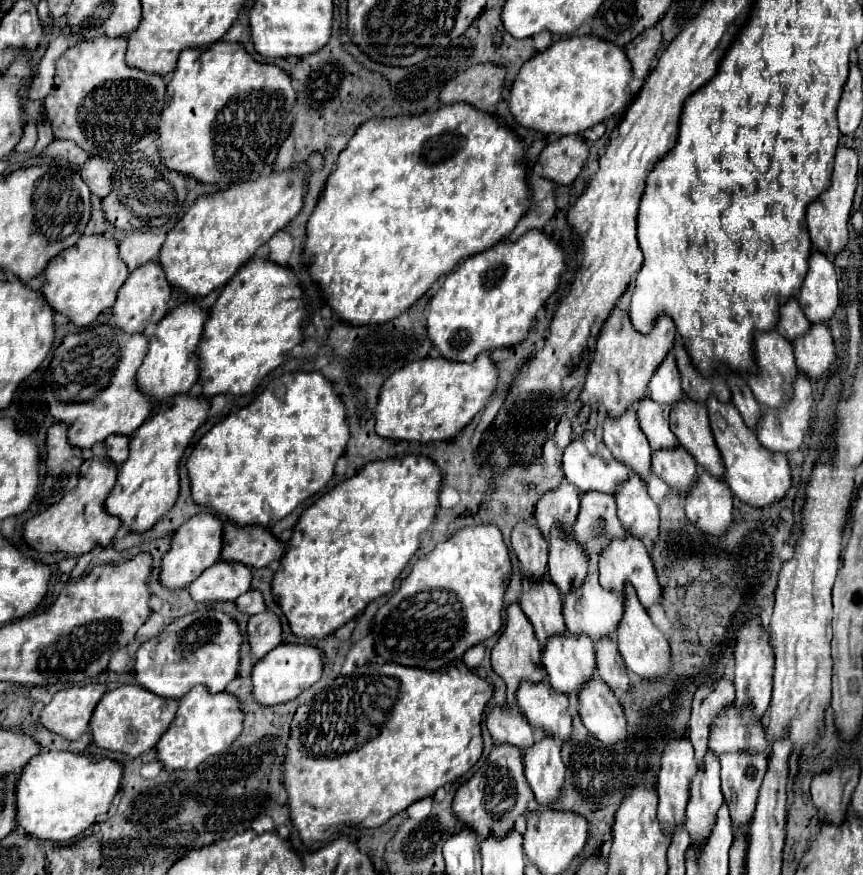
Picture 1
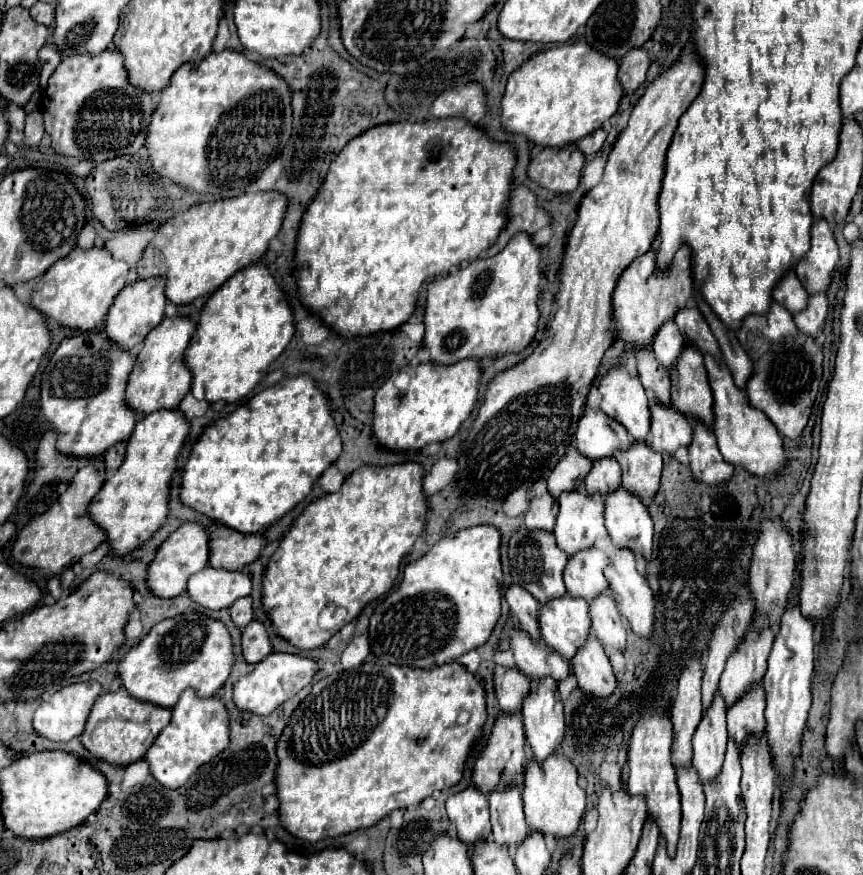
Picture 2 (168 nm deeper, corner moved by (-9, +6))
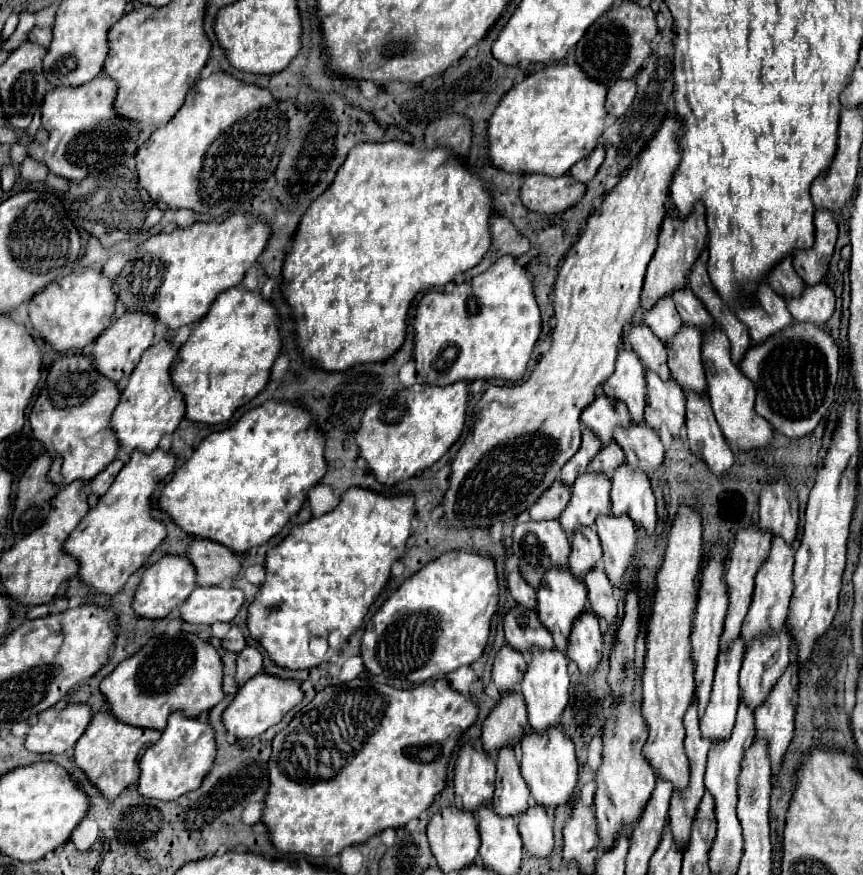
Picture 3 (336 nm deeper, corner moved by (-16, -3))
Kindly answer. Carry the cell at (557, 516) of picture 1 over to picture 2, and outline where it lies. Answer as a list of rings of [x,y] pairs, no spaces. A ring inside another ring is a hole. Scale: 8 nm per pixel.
[[[571,448],[561,462],[553,468],[553,472],[547,476],[547,486],[549,492],[557,498],[561,492],[579,488],[583,484],[583,478],[587,476],[589,468],[591,468],[591,460],[581,456],[581,452],[577,452],[575,448]]]

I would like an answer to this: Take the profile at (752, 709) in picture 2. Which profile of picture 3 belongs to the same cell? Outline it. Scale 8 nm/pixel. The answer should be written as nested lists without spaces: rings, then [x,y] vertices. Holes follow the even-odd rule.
[[[782,629],[776,641],[764,641],[764,645],[752,645],[744,655],[740,669],[740,697],[750,711],[760,707],[770,695],[772,687],[790,665],[790,635]]]

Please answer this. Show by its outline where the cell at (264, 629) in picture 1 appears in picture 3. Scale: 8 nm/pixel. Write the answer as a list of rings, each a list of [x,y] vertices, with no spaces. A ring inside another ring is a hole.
[[[246,647],[240,655],[238,655],[238,671],[236,671],[236,683],[244,685],[248,679],[252,679],[254,675],[262,673],[264,669],[264,659],[262,653],[256,647]]]

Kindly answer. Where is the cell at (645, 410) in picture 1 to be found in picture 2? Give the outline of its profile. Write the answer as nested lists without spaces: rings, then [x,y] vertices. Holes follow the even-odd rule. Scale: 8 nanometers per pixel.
[[[645,348],[645,352],[637,352],[635,356],[637,360],[637,372],[639,378],[645,386],[645,390],[649,390],[649,396],[653,400],[657,400],[663,406],[669,406],[669,390],[671,390],[671,382],[669,382],[669,372],[661,366],[661,362],[653,356],[651,348]]]

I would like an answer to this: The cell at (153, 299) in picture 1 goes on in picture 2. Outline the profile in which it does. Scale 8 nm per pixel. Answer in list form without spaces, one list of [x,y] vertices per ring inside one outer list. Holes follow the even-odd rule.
[[[149,278],[149,280],[137,280],[135,284],[125,286],[113,306],[107,312],[107,320],[105,320],[105,334],[109,336],[109,340],[115,340],[115,344],[119,344],[121,348],[133,352],[133,348],[137,348],[145,336],[163,320],[163,310],[165,310],[165,280],[163,278]]]

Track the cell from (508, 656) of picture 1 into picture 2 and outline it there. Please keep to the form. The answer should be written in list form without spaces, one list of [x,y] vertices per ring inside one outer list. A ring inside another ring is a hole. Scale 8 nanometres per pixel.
[[[511,584],[505,592],[505,598],[509,602],[511,612],[517,616],[519,626],[533,638],[539,640],[539,608],[541,604],[537,604],[537,600],[533,600],[533,596],[529,596],[529,592],[525,592],[525,588]]]

